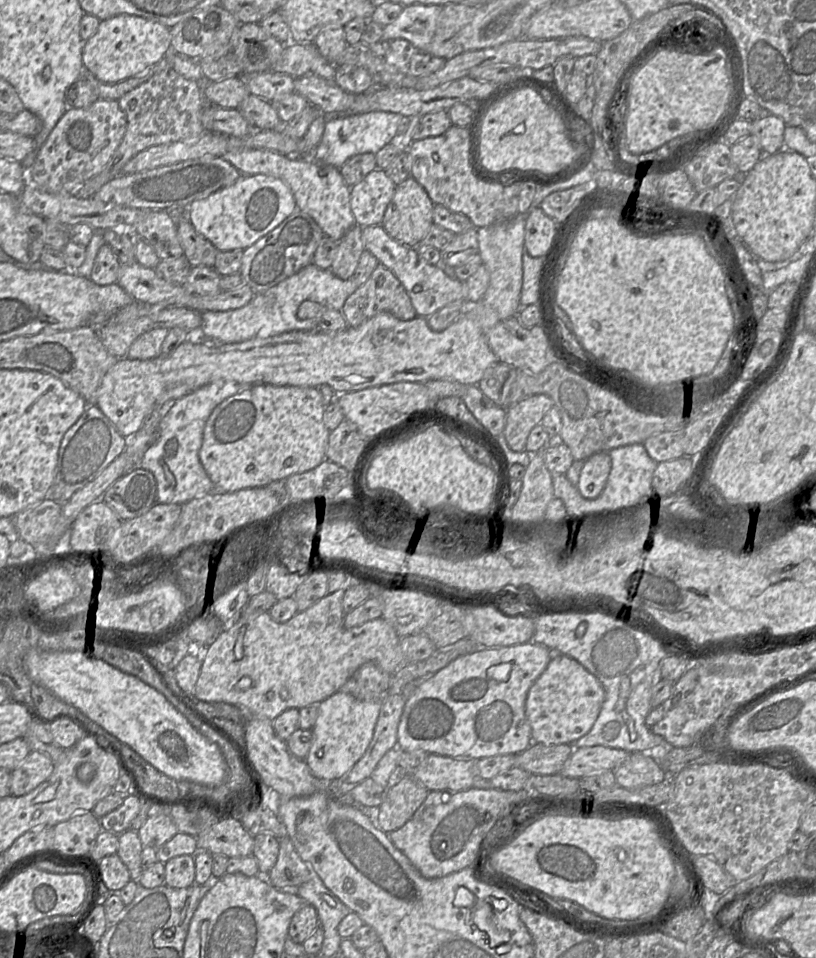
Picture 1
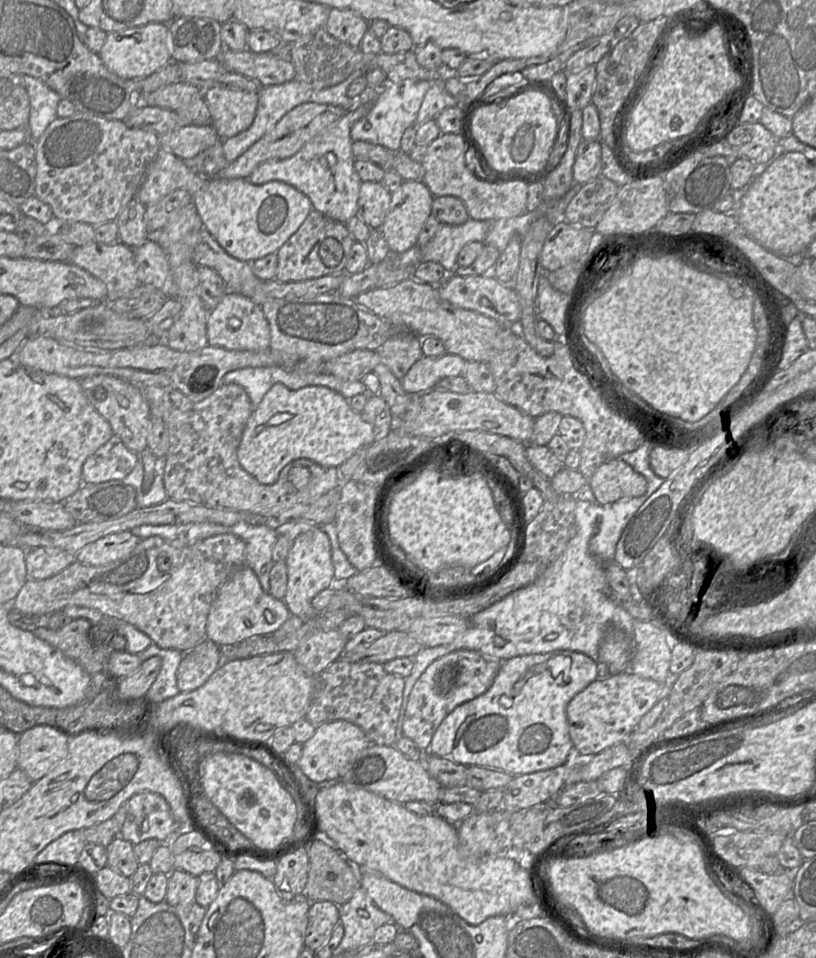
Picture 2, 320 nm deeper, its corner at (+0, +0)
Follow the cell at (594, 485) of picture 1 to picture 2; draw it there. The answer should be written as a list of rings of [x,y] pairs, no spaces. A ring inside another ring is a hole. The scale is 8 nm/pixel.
[[[620,459],[603,463],[588,483],[600,505],[614,503],[624,497],[642,496],[647,489],[645,477]]]

